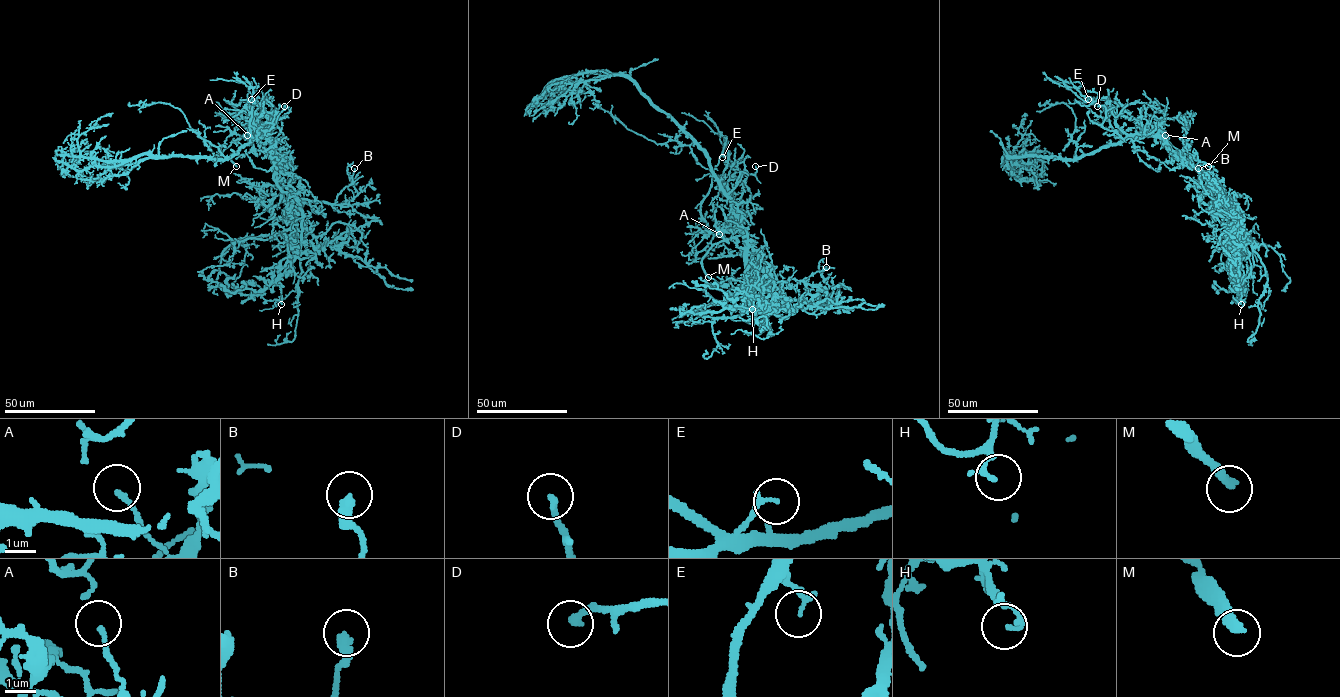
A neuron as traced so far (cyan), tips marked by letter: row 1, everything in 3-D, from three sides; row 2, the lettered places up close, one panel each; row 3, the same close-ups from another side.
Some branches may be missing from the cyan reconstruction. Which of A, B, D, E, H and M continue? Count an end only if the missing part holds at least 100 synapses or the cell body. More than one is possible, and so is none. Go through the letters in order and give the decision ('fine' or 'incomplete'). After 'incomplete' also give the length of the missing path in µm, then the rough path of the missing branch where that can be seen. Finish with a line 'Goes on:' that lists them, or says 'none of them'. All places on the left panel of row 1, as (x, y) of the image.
A: fine
B: fine
D: fine
E: fine
H: fine
M: incomplete | 60 µm | (236, 166), (251, 170), (257, 167), (246, 143), (240, 106)
Goes on: M

